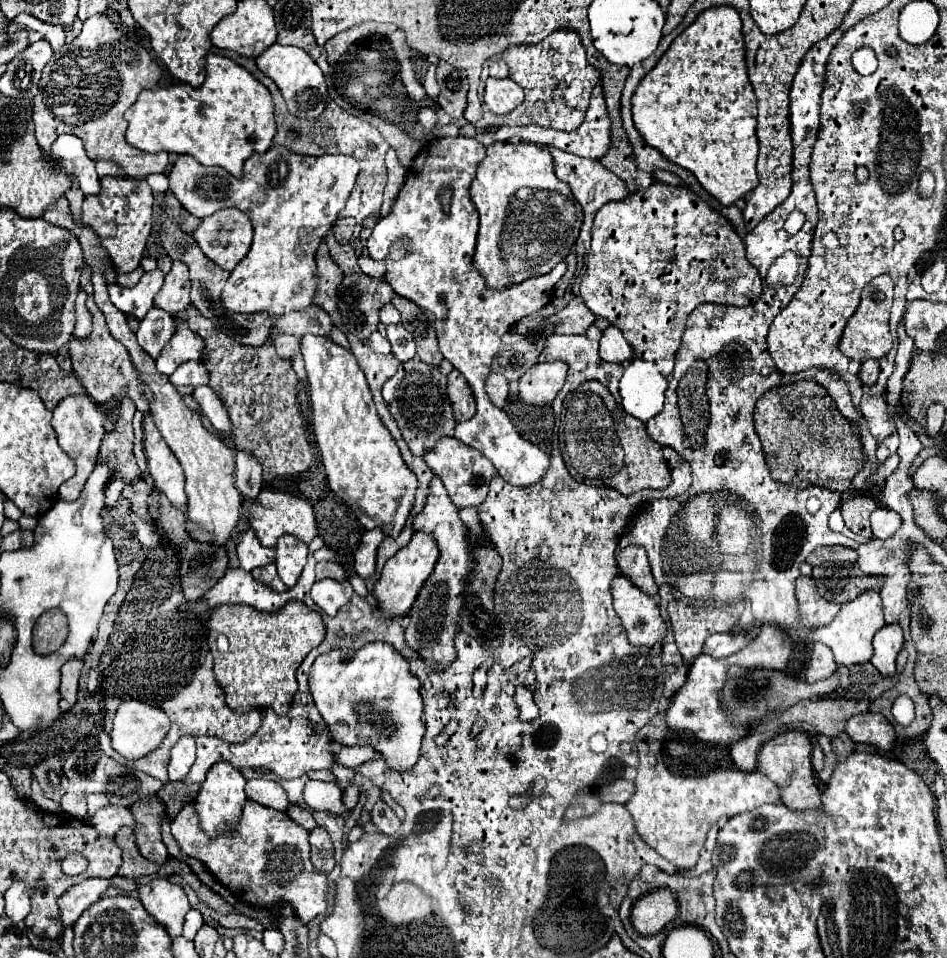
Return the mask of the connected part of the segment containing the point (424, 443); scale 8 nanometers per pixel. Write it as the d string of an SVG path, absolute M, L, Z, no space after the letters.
M420 359L402 363L396 375L384 383L382 397L414 455L424 455L424 451L434 447L440 437L454 435L456 421L452 417L452 407L446 395L446 377L438 367L430 367Z

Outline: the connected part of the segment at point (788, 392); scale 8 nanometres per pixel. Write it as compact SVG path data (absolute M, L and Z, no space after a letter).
M814 381L776 387L756 401L754 427L762 441L766 465L778 483L794 487L824 487L845 492L862 467L862 443L858 429L836 409L834 401Z

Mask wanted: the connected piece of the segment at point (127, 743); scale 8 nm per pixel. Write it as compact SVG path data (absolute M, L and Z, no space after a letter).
M124 701L114 717L114 727L110 731L112 747L126 759L140 759L154 751L162 741L164 735L170 731L170 719L160 707L150 707L142 701Z

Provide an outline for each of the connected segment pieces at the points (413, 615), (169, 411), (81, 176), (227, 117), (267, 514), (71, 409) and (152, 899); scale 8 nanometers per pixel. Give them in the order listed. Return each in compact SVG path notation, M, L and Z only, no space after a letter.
M440 477L432 479L428 501L426 501L422 513L418 515L418 519L414 519L414 529L434 535L434 539L438 541L438 547L440 547L440 559L408 613L406 643L412 649L416 649L430 667L444 669L456 657L452 639L454 639L454 633L458 631L458 611L462 607L464 583L472 569L472 563L470 563L472 557L470 557L470 543L466 537L466 527L462 525L462 521L458 517L458 507L446 495L446 489L444 489L444 483Z
M82 227L82 235L80 235L80 245L84 249L84 259L86 263L94 269L92 271L92 283L94 283L94 301L100 307L100 311L106 317L106 325L110 329L110 335L114 335L114 339L118 339L130 353L130 359L134 363L134 367L140 371L142 379L150 385L152 393L154 393L154 401L150 403L150 413L152 419L160 431L160 435L164 437L164 441L168 443L170 451L178 457L178 461L184 467L184 475L186 475L186 495L188 495L188 511L186 517L196 523L198 527L202 527L204 531L212 533L212 545L226 545L226 541L230 539L234 527L238 525L238 517L240 517L240 505L242 505L242 495L240 491L234 487L232 475L234 475L234 451L230 447L226 447L222 443L222 439L218 439L216 435L212 435L210 431L204 429L204 425L200 423L200 415L192 409L188 409L182 401L182 395L176 391L176 387L170 383L168 375L162 375L156 365L154 359L150 355L146 355L146 351L138 345L136 335L130 331L128 323L126 323L126 315L114 307L114 303L108 299L108 285L104 279L104 273L98 269L106 269L110 263L110 257L106 253L104 247L100 247L98 237L94 235L92 229Z
M60 135L52 143L50 155L46 155L46 163L50 163L54 171L76 177L84 195L98 195L100 177L96 175L94 161L84 151L82 139L78 139L76 135Z
M216 53L206 55L206 81L202 87L196 89L188 83L178 83L162 89L144 89L138 95L138 101L124 113L124 119L128 121L126 141L130 145L148 153L186 153L198 159L202 165L218 165L232 175L242 175L244 159L248 159L252 153L264 153L272 145L272 137L276 133L274 103L270 91L244 67Z
M264 489L246 507L248 507L248 513L250 513L250 525L256 531L256 537L260 539L260 543L264 547L274 547L276 539L284 533L290 533L304 543L310 543L318 535L314 511L312 511L312 507L306 499L300 499L300 497L294 497L294 495L288 495L288 493L278 493L278 491Z
M72 395L60 401L60 405L54 409L54 417L52 417L52 427L58 435L58 443L60 447L74 459L76 463L76 473L74 477L70 477L68 481L64 481L60 485L60 499L62 501L74 501L78 499L88 475L92 473L94 465L96 465L96 455L100 449L100 443L106 435L106 421L110 419L110 409L106 405L98 405L94 399L90 399L90 395Z
M156 877L150 883L144 883L138 891L144 909L168 931L170 937L178 937L182 933L184 915L190 911L184 889L164 877Z

